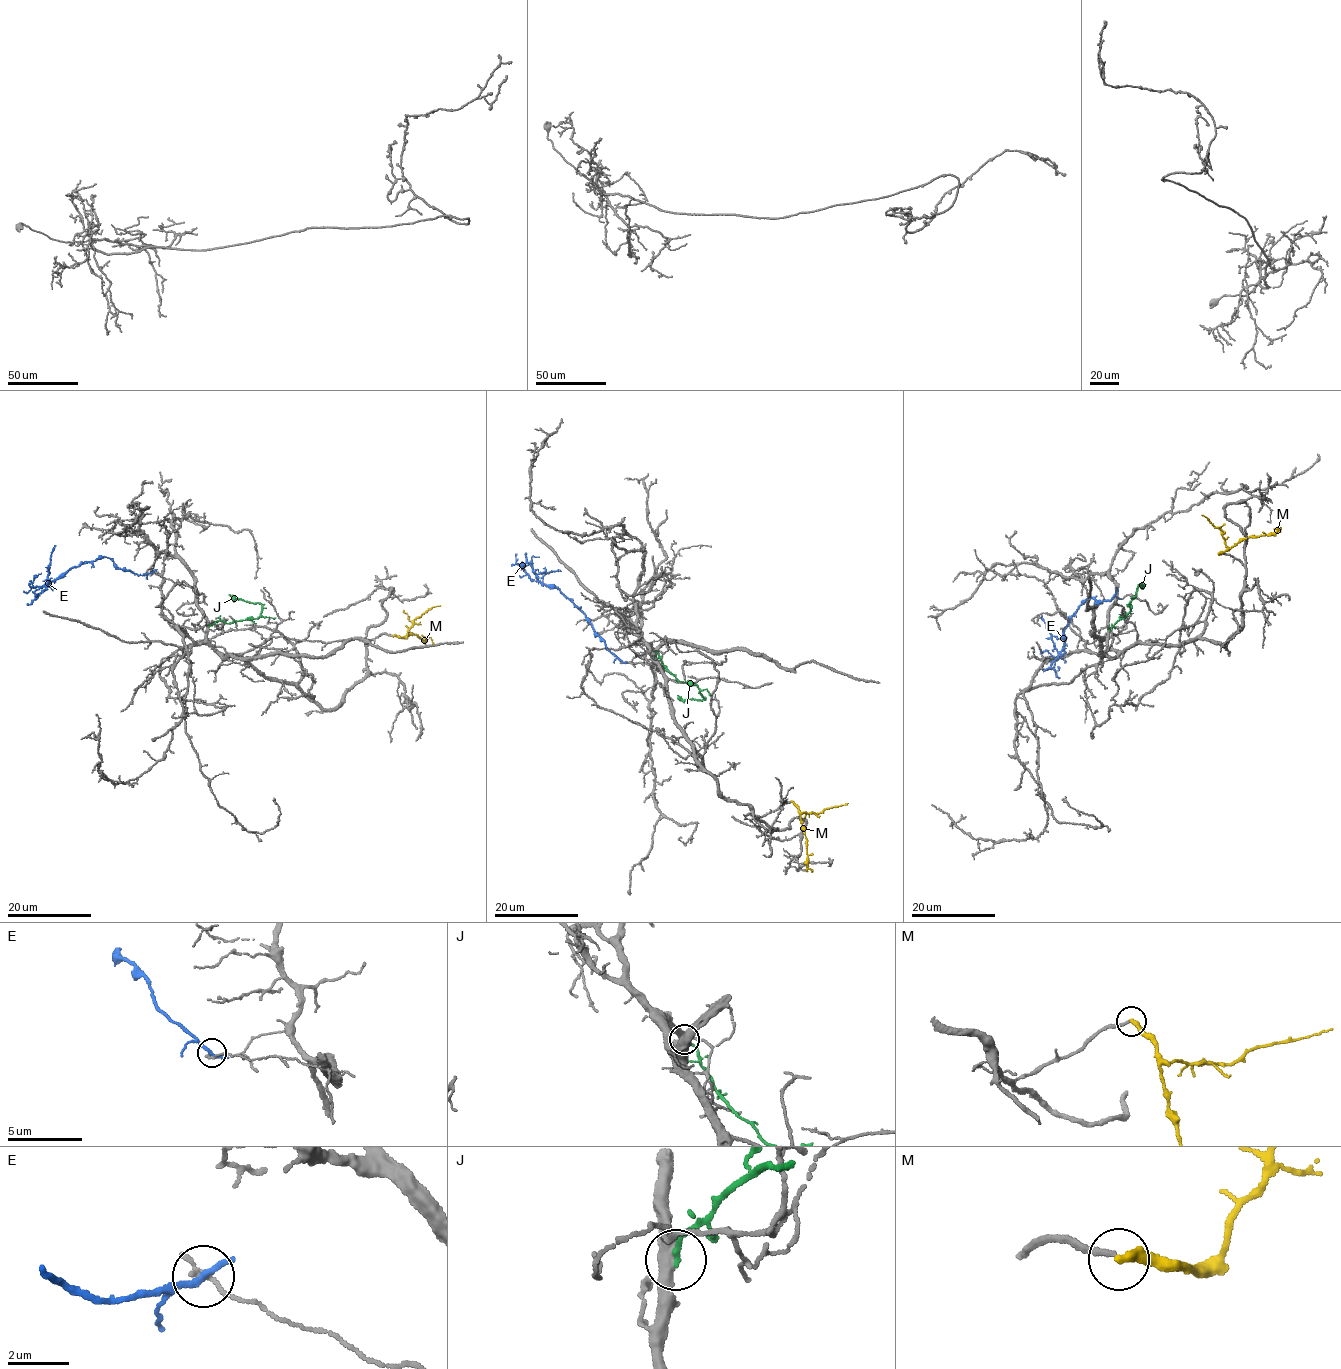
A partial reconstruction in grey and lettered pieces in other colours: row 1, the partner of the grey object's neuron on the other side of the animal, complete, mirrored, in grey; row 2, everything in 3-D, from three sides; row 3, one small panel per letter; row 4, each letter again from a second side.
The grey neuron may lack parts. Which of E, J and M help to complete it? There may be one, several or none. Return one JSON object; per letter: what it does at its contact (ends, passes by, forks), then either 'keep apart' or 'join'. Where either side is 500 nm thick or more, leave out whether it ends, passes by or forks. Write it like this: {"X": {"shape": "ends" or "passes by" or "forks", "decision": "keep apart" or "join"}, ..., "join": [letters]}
{"E": {"shape": "ends", "decision": "keep apart"}, "J": {"shape": "ends", "decision": "keep apart"}, "M": {"shape": "ends", "decision": "keep apart"}, "join": []}

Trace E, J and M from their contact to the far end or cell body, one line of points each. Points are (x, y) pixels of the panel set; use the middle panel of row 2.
E: (622, 662), (607, 649), (581, 609), (536, 577), (540, 573), (561, 571)
J: (655, 651), (664, 667), (680, 681), (695, 684), (703, 698), (682, 700), (677, 695)
M: (792, 801), (805, 831), (807, 867), (812, 870)

